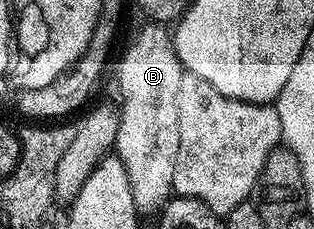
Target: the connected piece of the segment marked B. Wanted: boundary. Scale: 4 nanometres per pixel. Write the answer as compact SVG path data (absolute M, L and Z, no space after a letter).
M147 24L128 44L119 62L119 70L119 94L123 97L123 106L115 146L123 146L121 157L133 188L136 211L158 209L173 194L173 148L179 145L177 92L185 73L168 27Z

